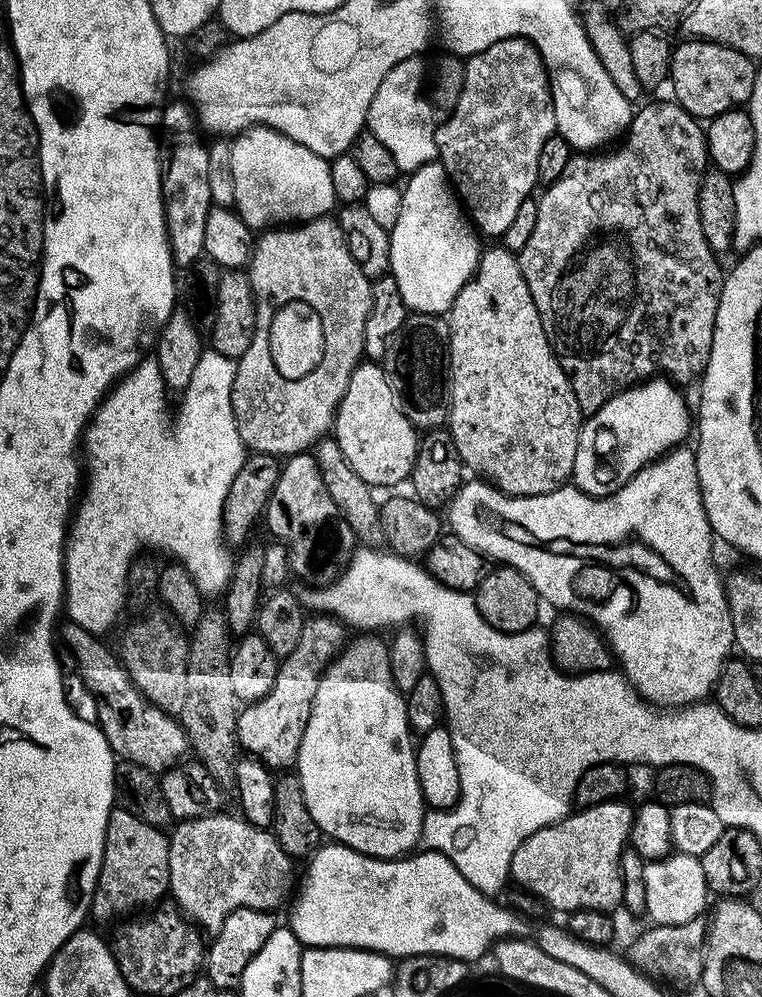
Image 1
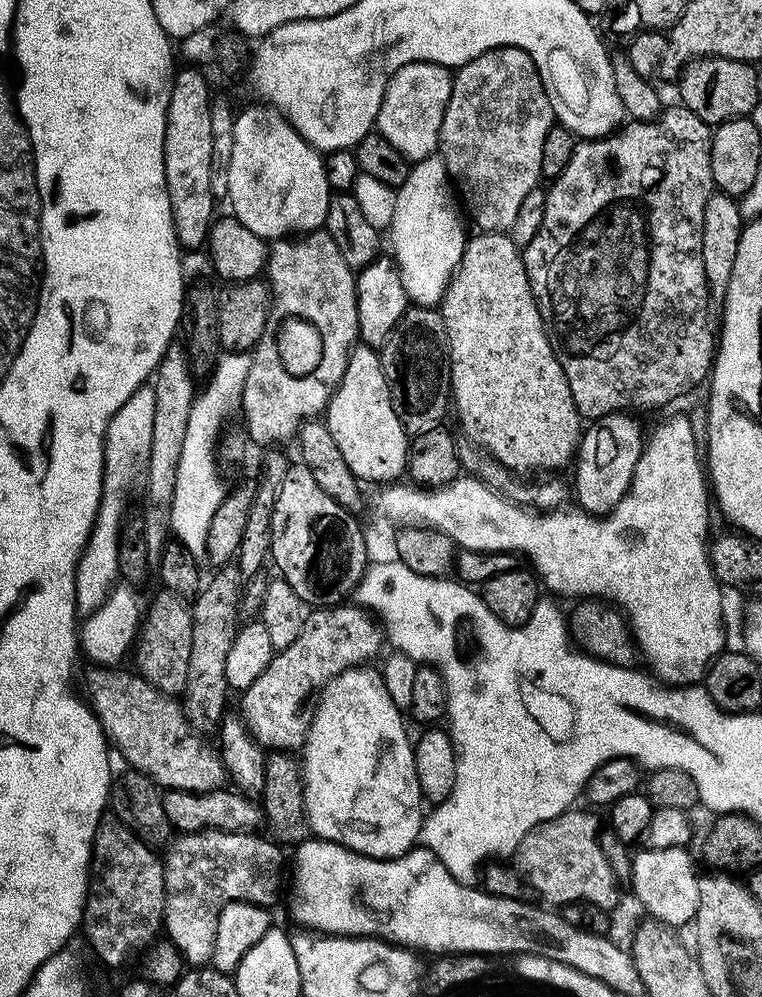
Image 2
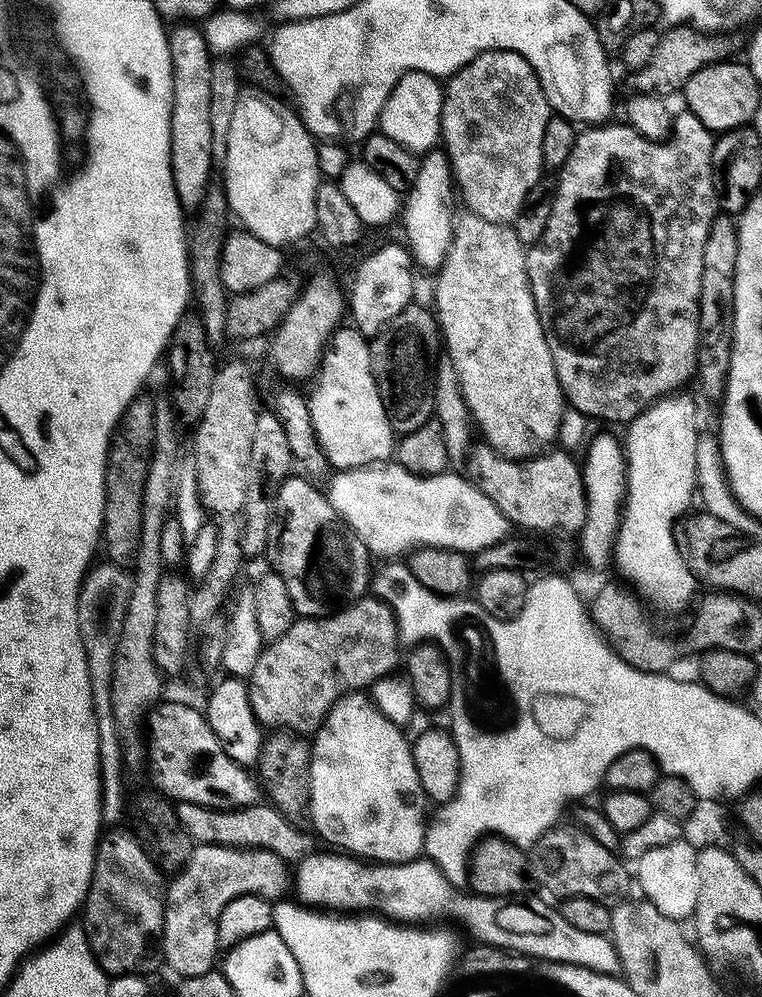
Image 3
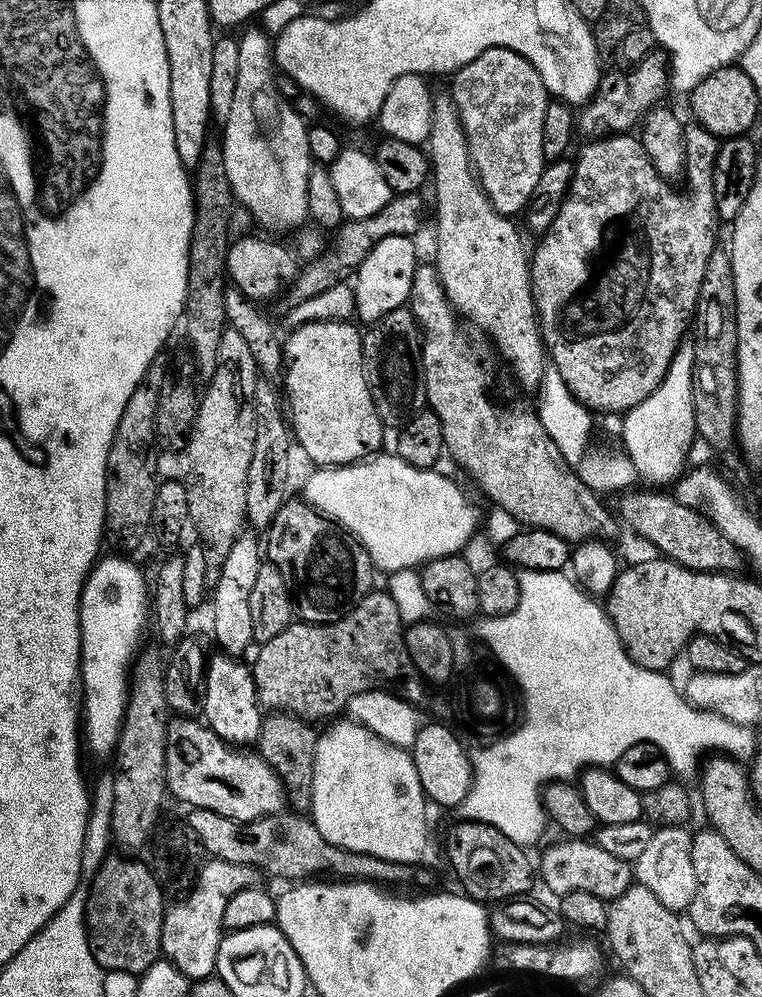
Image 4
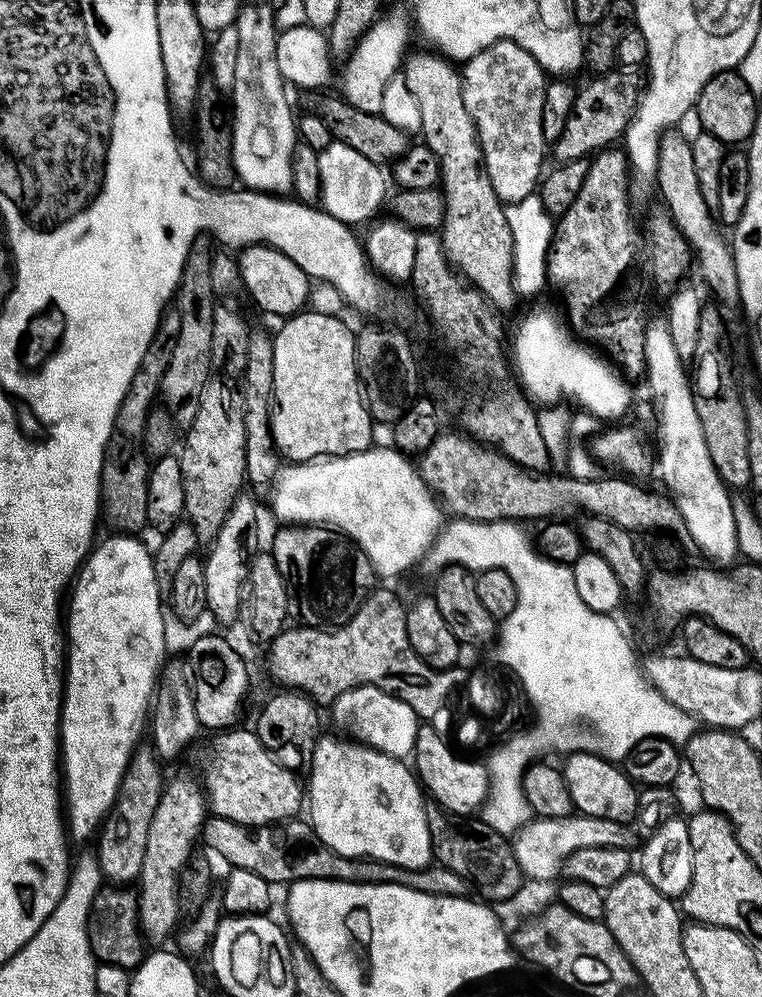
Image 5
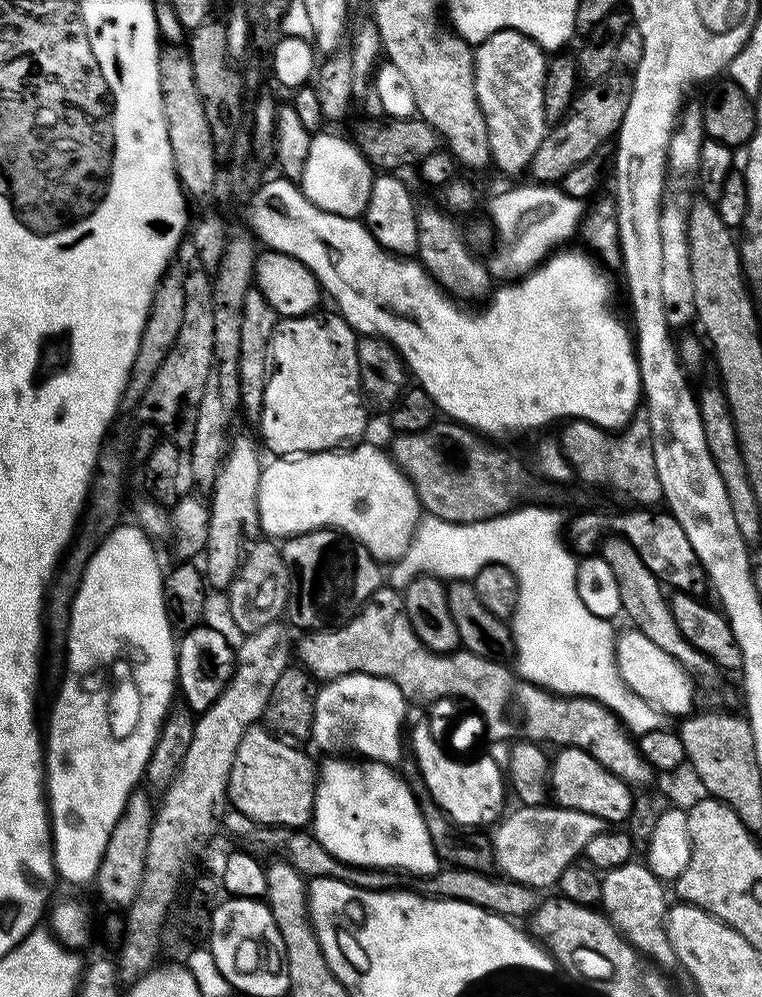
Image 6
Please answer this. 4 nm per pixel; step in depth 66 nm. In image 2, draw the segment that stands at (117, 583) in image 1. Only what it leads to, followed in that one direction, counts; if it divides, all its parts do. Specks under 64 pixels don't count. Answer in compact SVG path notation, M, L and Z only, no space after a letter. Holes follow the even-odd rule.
M225 351L217 359L215 368L207 377L208 385L205 386L204 392L197 391L192 402L184 449L176 466L170 532L179 544L186 546L186 550L190 550L197 558L204 556L211 518L226 495L226 488L220 485L220 476L216 473L216 460L218 461L216 451L218 441L221 439L220 423L227 418L231 408L235 409L239 405L246 374L250 374L251 365L252 358L248 352ZM145 386L137 390L114 414L104 431L102 453L102 475L104 492L92 532L88 535L88 545L76 563L76 607L81 613L89 614L107 598L110 589L117 583L119 570L119 544L122 539L120 519L128 504L128 491L136 484L136 479L145 475L150 450L152 449L152 427L154 426L154 394Z

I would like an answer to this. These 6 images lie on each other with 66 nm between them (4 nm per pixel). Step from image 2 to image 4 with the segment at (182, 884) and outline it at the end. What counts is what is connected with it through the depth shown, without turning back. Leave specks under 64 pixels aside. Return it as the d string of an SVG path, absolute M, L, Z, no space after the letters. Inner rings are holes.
M209 859L201 864L195 882L187 892L167 905L162 922L160 950L163 959L173 964L189 981L207 980L216 971L218 946L222 939L226 902L238 890L257 887L262 876L249 864L235 864L225 860Z

